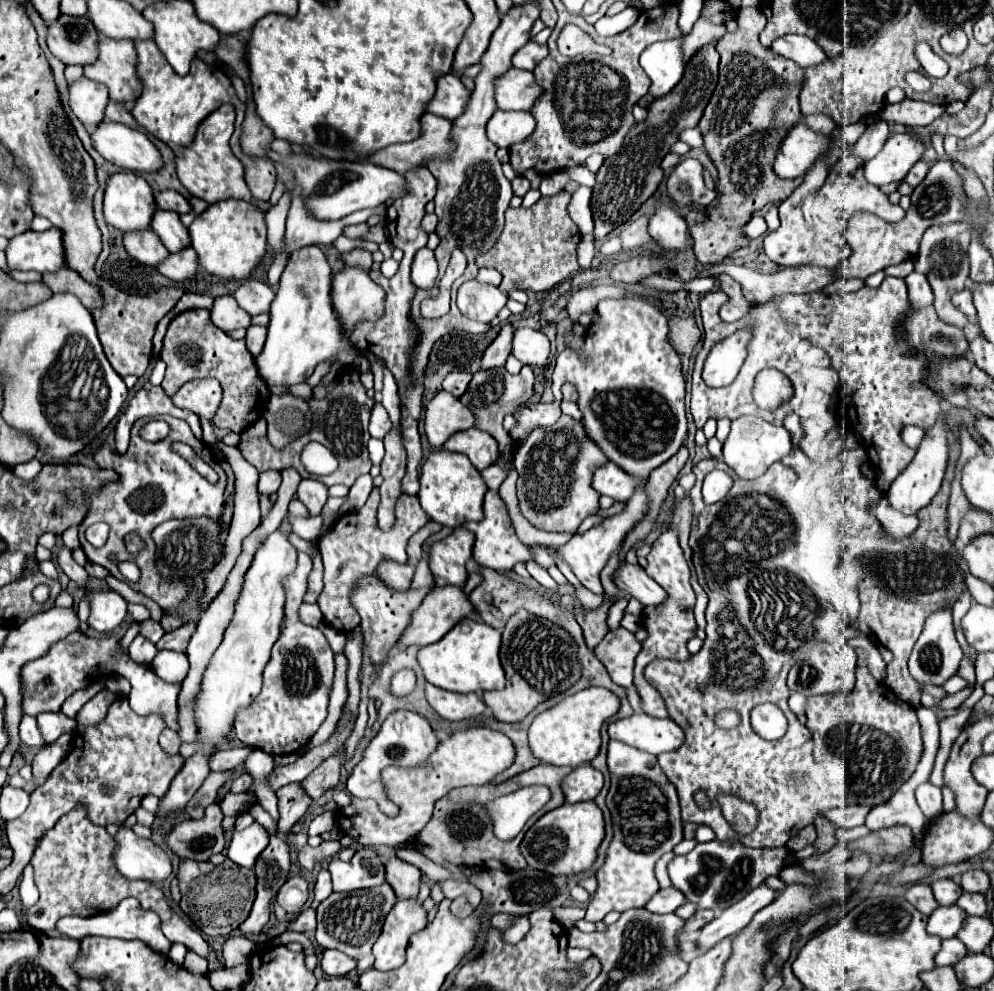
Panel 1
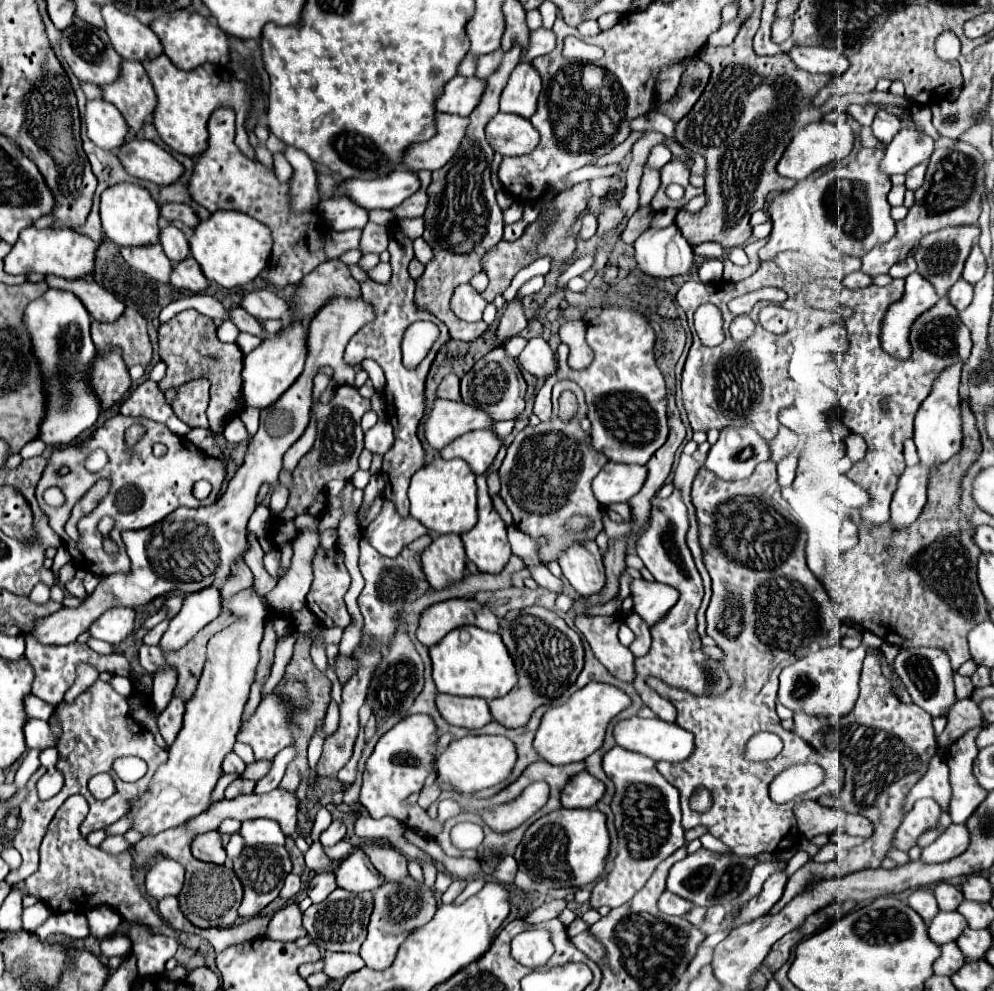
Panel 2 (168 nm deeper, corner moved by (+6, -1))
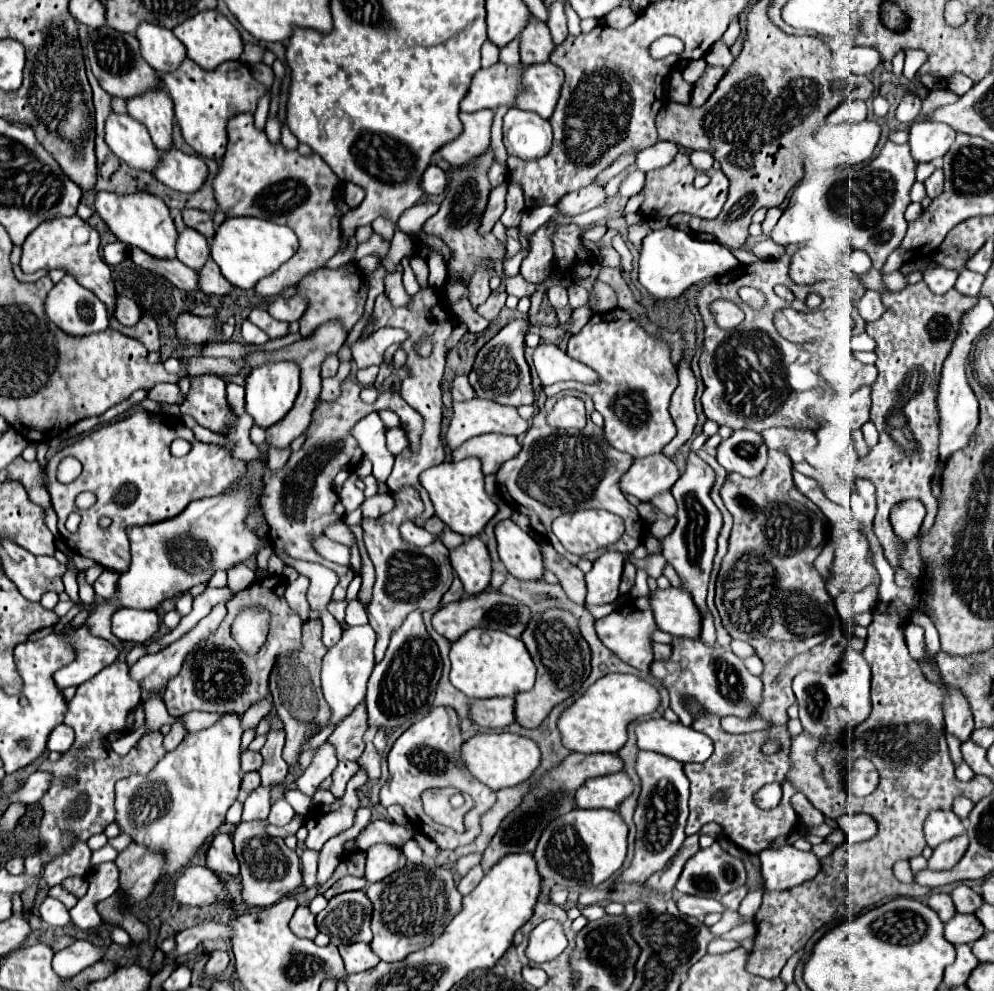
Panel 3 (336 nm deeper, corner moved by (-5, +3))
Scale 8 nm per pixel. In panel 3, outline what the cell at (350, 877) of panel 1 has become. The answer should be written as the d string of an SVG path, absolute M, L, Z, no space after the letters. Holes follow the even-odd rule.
M376 844L370 850L366 850L364 878L370 884L380 882L386 876L390 876L392 872L400 870L404 864L406 864L406 858L404 858L402 850L392 848L392 846L384 846L384 844Z

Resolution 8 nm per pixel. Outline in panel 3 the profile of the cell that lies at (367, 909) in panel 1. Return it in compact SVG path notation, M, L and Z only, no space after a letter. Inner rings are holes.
M352 890L328 900L328 906L316 916L318 930L330 936L334 946L350 942L372 942L370 930L372 902L364 890Z

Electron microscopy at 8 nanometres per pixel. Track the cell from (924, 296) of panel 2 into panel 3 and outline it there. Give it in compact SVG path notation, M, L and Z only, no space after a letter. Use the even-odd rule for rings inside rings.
M942 266L924 272L924 282L934 294L946 294L950 288L954 288L956 278L958 278L956 270L946 270Z

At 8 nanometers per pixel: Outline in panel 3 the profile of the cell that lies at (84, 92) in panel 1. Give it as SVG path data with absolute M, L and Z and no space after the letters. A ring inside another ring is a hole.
M112 112L106 120L106 144L128 166L152 172L158 164L160 150L152 144L148 130L130 114Z

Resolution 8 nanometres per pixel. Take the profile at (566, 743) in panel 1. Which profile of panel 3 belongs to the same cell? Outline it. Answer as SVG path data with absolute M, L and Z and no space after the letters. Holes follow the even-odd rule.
M606 674L560 714L558 730L562 736L562 746L580 754L616 754L626 742L626 726L640 716L652 714L658 708L658 704L658 690L646 680L640 680L632 674Z

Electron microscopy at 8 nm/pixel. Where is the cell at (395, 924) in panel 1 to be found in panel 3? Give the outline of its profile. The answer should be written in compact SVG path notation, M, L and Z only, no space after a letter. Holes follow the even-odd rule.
M404 866L382 882L368 884L366 894L374 904L374 940L370 946L372 952L384 962L400 962L404 956L430 944L442 932L444 924L448 924L448 920L460 912L462 906L462 894L456 890L452 872L442 866Z

